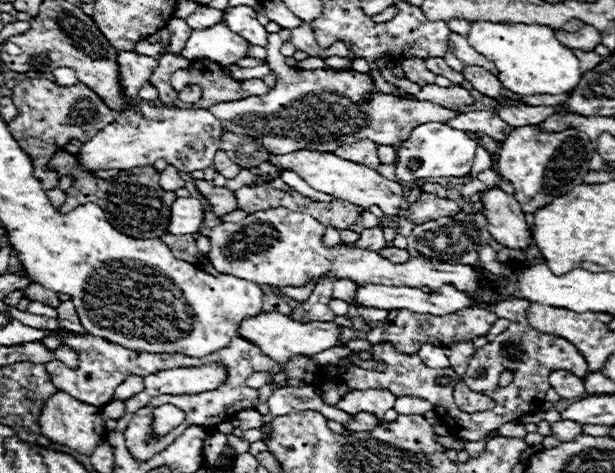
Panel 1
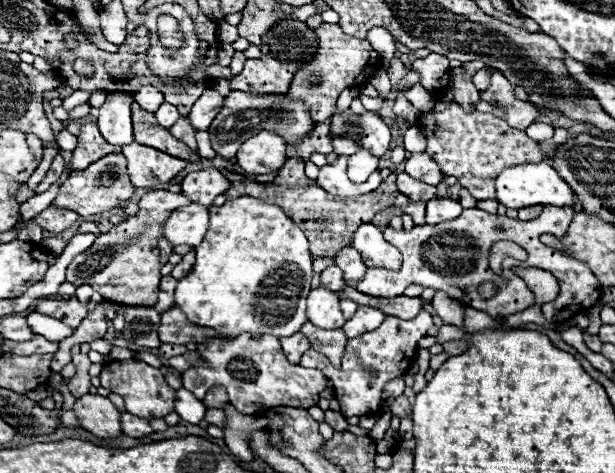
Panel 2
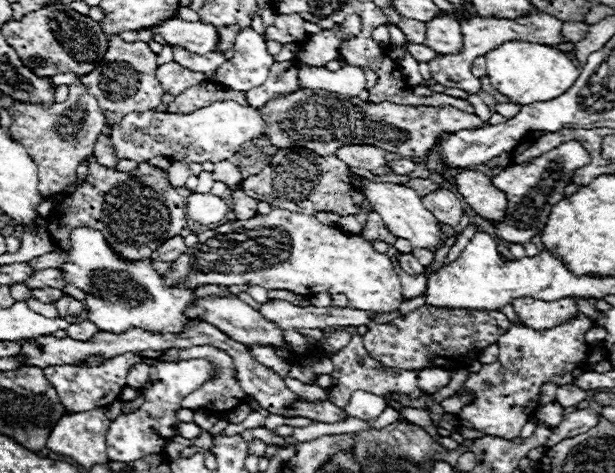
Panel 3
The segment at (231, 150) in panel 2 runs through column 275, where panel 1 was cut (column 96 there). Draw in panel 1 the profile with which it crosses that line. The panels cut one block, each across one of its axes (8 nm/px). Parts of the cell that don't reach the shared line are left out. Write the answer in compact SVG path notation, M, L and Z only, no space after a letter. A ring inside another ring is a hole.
M26 78L12 88L12 102L18 108L16 120L8 122L12 136L16 136L20 148L28 152L34 162L34 176L40 180L44 190L58 186L58 178L52 170L46 168L46 160L52 154L60 152L70 138L86 142L100 128L106 128L118 118L116 110L110 110L98 94L94 94L84 84L76 86L58 86L46 78Z

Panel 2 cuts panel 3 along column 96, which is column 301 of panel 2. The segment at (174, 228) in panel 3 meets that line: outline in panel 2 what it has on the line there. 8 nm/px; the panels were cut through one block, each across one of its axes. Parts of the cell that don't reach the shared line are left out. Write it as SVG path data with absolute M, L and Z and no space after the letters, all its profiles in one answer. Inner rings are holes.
M290 158L284 164L284 170L280 170L280 174L272 182L252 182L246 176L238 174L238 186L248 186L248 196L254 196L254 198L260 198L268 204L276 204L276 206L284 208L284 214L288 218L292 218L298 228L304 230L304 234L310 242L312 258L336 256L342 248L350 246L352 232L356 232L356 228L360 224L372 222L372 218L388 206L400 208L404 214L412 216L414 224L424 224L426 204L424 202L412 202L402 192L398 192L396 178L386 178L380 184L380 188L376 188L376 190L372 190L364 196L338 198L338 196L332 196L326 190L322 190L316 184L316 180L310 180L304 174L304 164L302 162L298 162L296 158Z

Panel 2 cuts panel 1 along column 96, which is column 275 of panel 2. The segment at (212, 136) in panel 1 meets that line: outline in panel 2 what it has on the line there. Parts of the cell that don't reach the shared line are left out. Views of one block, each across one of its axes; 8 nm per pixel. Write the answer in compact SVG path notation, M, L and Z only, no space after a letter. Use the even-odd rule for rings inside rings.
M262 130L240 146L236 160L250 174L268 174L280 170L288 160L286 142L278 134Z

